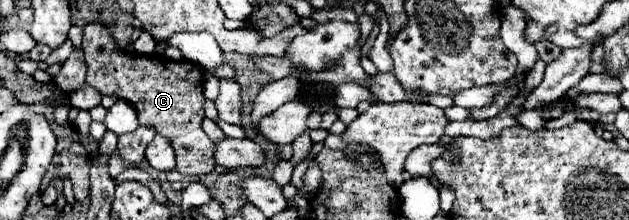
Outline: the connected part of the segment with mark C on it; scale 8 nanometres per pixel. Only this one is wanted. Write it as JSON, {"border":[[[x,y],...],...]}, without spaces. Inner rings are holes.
{"border":[[[100,23],[84,27],[84,59],[88,63],[86,83],[96,87],[102,95],[116,95],[132,103],[138,111],[140,125],[152,125],[156,133],[170,139],[176,151],[176,169],[186,175],[200,175],[214,171],[214,143],[202,131],[204,95],[202,95],[202,67],[192,61],[168,61],[166,57],[138,55],[118,51],[108,29]]]}

